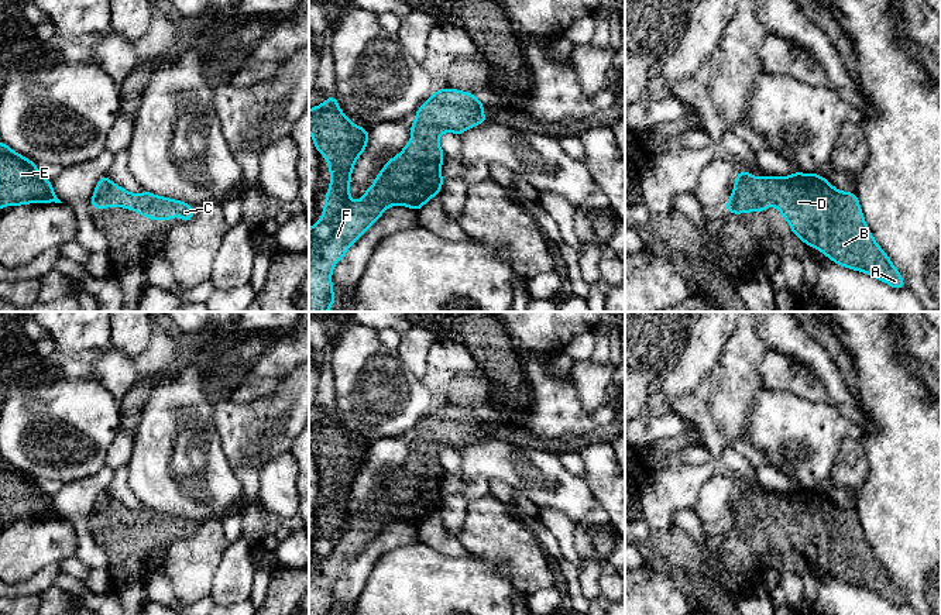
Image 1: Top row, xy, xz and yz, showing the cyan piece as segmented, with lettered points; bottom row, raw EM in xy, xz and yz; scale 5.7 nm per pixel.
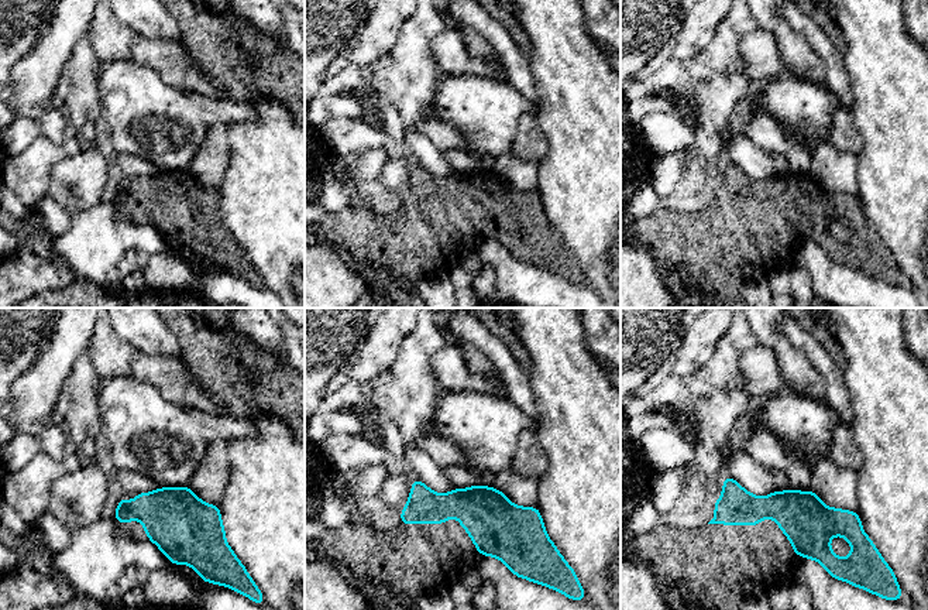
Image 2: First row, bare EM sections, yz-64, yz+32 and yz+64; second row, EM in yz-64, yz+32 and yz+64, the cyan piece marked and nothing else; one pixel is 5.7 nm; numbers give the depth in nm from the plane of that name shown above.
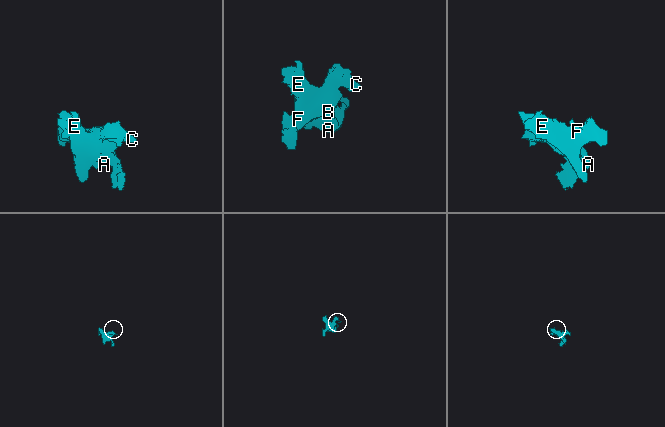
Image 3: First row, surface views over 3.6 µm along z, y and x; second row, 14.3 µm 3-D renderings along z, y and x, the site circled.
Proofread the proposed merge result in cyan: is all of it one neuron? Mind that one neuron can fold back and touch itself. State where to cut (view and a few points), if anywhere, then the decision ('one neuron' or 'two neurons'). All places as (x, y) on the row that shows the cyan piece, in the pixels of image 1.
no cut | one neuron

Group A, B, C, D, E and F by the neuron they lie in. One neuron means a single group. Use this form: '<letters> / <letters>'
A B C D E F

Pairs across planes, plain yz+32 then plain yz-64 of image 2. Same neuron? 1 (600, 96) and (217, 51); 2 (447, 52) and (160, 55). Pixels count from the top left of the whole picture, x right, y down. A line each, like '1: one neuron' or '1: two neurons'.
1: two neurons
2: one neuron

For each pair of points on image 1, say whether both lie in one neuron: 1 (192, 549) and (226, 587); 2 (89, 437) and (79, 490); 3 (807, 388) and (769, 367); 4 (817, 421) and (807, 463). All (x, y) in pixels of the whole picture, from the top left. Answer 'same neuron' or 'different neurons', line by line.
1: different neurons
2: different neurons
3: same neuron
4: same neuron

